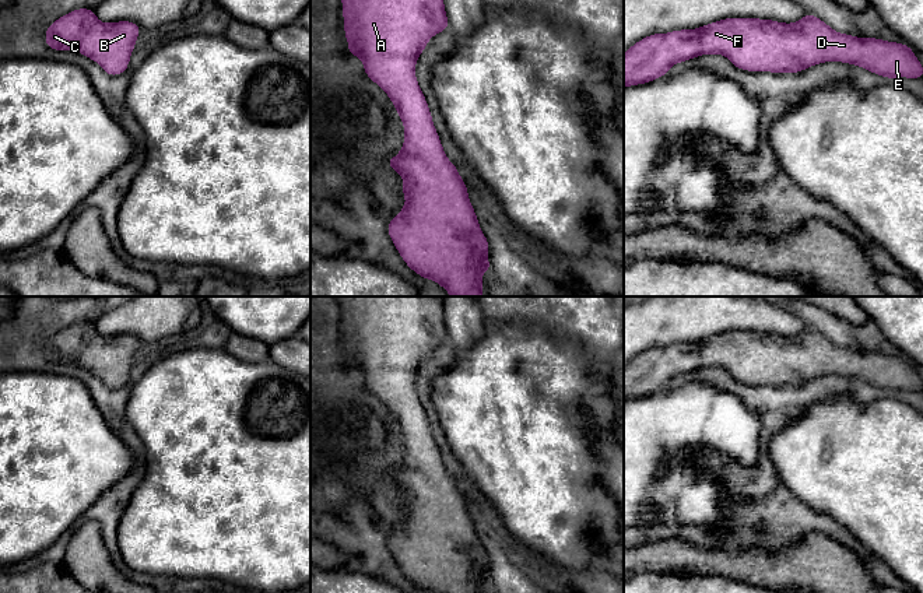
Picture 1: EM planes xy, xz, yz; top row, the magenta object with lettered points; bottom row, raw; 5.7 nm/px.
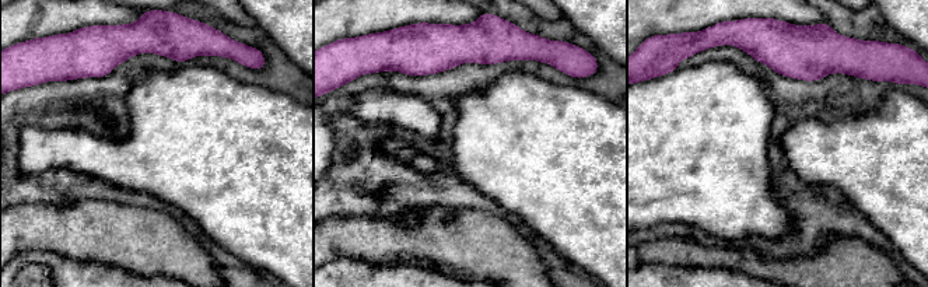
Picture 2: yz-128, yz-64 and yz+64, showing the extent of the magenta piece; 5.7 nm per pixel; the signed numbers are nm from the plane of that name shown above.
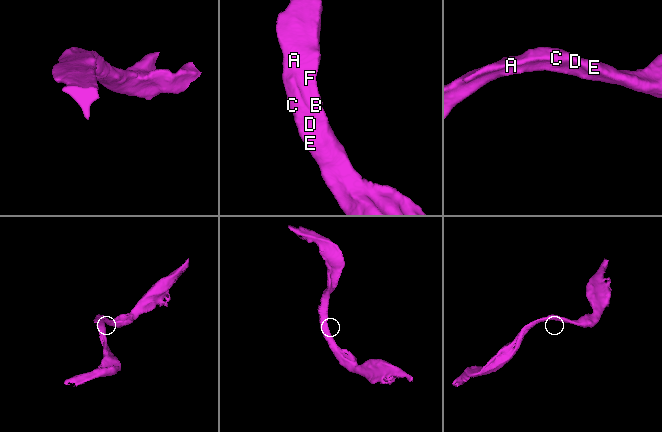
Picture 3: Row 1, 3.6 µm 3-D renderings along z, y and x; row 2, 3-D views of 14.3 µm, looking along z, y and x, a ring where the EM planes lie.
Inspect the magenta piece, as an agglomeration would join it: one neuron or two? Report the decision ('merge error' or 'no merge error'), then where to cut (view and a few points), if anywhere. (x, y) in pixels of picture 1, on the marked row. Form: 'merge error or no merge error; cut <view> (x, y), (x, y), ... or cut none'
no merge error; cut none

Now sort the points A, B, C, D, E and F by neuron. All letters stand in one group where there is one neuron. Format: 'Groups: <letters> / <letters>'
Groups: A B C D E F

